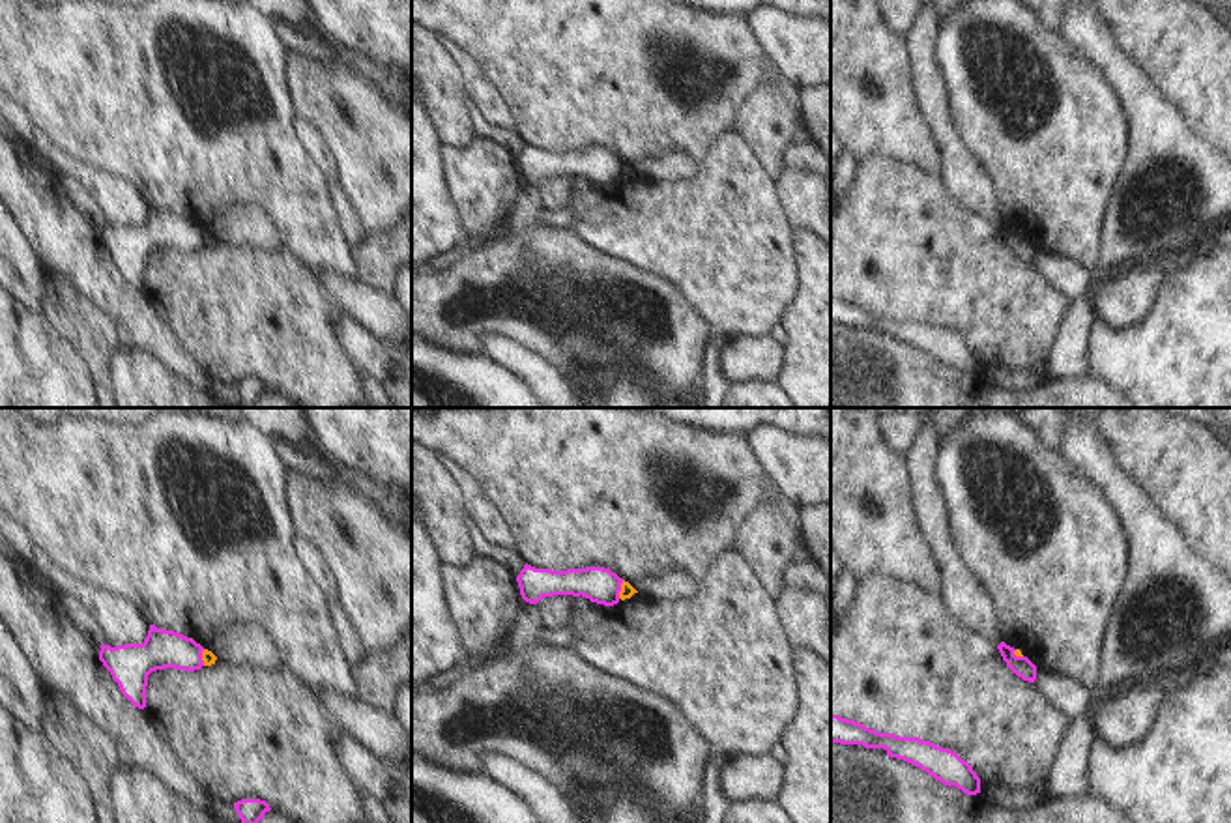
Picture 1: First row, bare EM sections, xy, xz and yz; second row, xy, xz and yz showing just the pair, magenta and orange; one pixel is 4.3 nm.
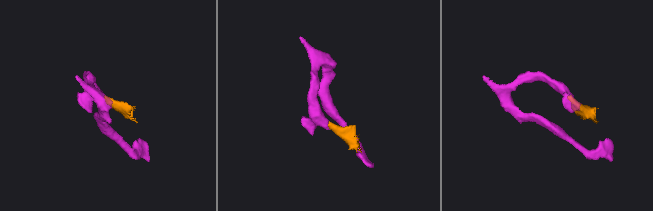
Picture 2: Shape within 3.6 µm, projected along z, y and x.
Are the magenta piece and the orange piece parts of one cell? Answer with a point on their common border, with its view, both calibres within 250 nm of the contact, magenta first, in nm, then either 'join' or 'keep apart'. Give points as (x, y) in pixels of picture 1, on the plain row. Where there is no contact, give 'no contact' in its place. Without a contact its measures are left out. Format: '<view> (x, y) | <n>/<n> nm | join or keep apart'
xz (620, 171) | 150/60 nm | keep apart

